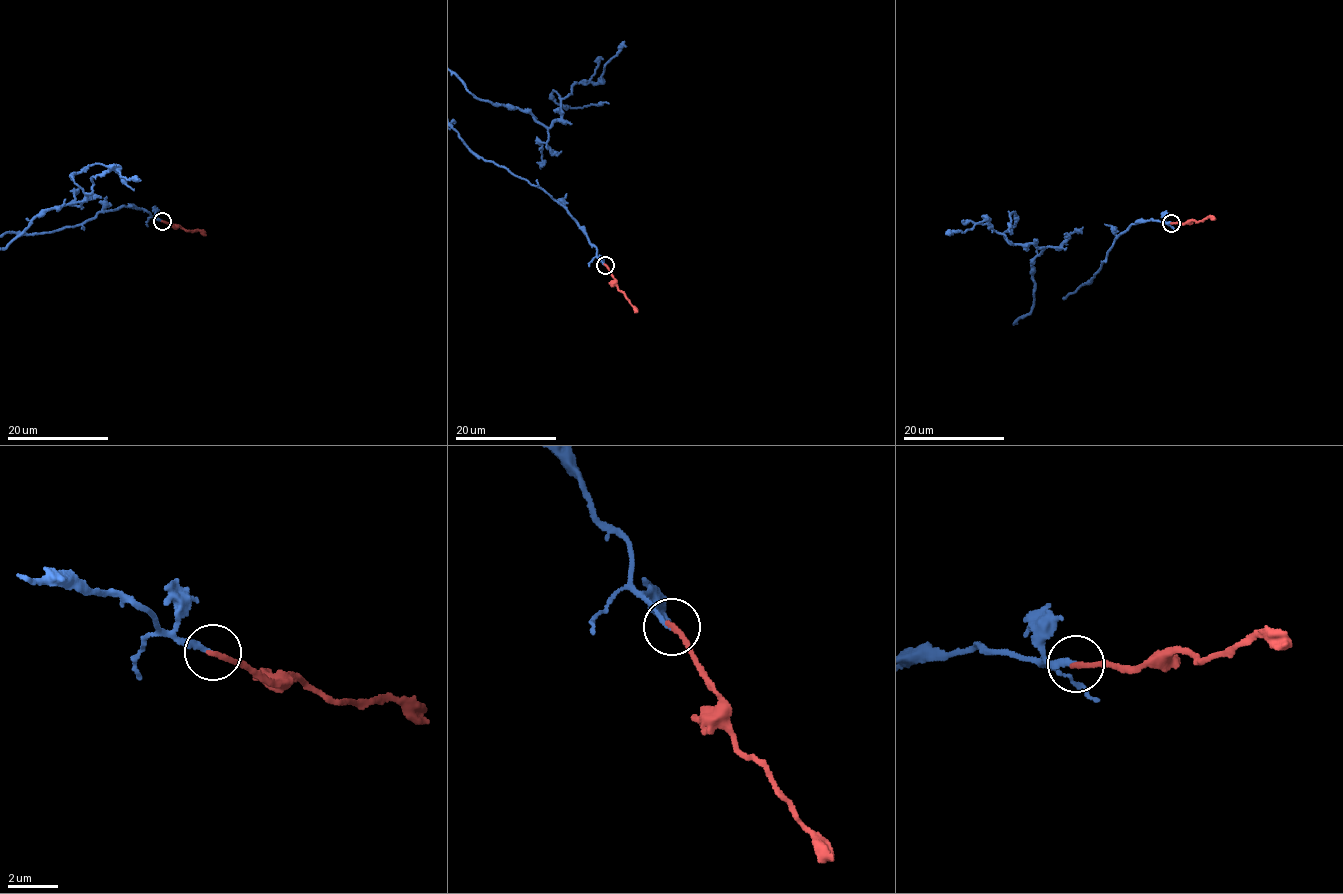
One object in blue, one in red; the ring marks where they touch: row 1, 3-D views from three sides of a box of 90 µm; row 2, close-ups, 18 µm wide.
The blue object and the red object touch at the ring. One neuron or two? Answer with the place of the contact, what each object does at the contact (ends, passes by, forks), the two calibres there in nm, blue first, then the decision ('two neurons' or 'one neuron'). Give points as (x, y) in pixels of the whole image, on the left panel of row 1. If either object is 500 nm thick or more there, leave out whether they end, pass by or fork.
place (162, 221); blue ends; red ends; calibres 180 and 220 nm; one neuron

